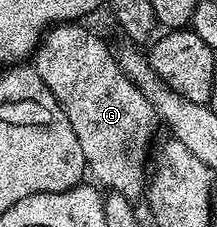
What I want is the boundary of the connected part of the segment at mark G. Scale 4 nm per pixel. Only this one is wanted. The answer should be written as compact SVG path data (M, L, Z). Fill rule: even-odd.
M62 24L54 26L41 39L41 45L35 51L31 65L71 120L71 128L75 136L79 136L79 148L83 148L88 173L94 174L98 178L96 181L106 191L121 194L130 200L137 200L140 194L142 197L147 186L145 153L149 150L153 129L159 126L159 119L147 96L143 96L143 92L139 92L139 88L135 88L133 81L123 72L118 55L112 54L105 47L104 40L99 35L92 34L85 24Z

